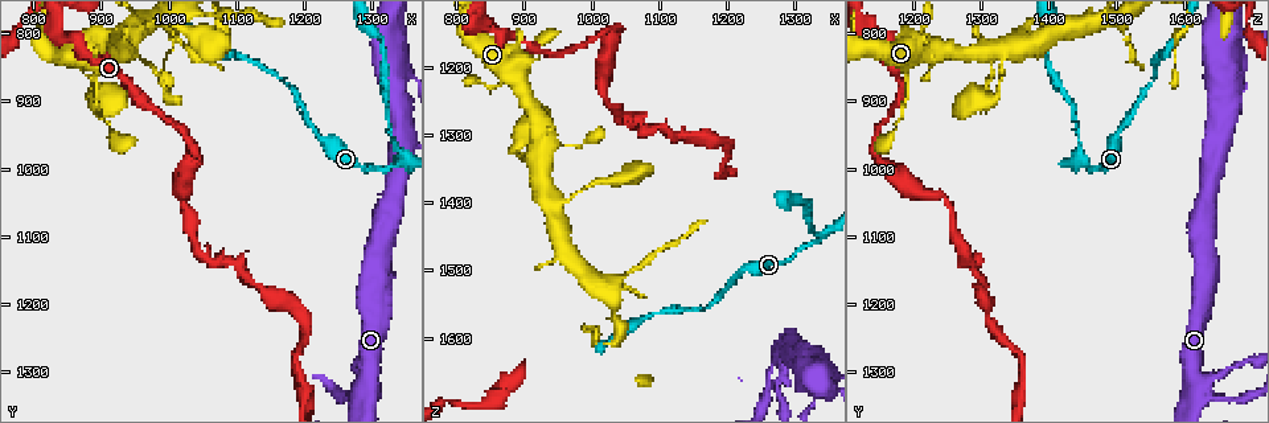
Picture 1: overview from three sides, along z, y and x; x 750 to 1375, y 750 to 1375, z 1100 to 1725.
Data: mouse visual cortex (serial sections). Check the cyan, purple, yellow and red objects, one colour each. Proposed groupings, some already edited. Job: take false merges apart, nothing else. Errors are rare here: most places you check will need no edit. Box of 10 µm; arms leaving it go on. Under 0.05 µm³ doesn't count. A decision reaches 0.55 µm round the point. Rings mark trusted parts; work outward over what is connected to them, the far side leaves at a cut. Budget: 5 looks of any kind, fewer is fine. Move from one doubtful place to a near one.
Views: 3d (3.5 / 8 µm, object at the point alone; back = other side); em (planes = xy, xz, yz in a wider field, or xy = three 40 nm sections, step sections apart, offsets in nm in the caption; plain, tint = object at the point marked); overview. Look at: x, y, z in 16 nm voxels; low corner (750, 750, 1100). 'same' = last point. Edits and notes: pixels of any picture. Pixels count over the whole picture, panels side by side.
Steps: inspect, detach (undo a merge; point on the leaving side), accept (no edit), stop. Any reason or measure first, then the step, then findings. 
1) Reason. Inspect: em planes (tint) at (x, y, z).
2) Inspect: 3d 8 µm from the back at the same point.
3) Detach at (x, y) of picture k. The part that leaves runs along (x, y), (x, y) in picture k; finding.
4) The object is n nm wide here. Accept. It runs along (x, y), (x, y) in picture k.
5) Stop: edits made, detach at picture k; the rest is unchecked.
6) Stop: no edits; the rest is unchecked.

Sudden change in width. Inspect: 3d 3.5 µm at (1030, 970, 1140).

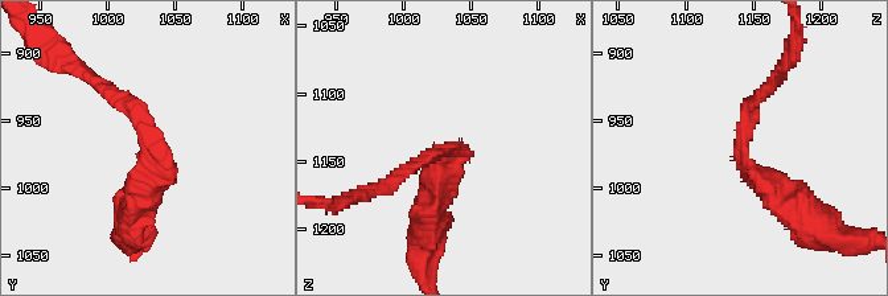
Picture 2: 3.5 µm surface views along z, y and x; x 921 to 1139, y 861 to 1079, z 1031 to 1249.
The arms are 150, 300 nm wide; need the tissue. Inspect: em xy step 1 (tint) at (1032, 974, 1144).

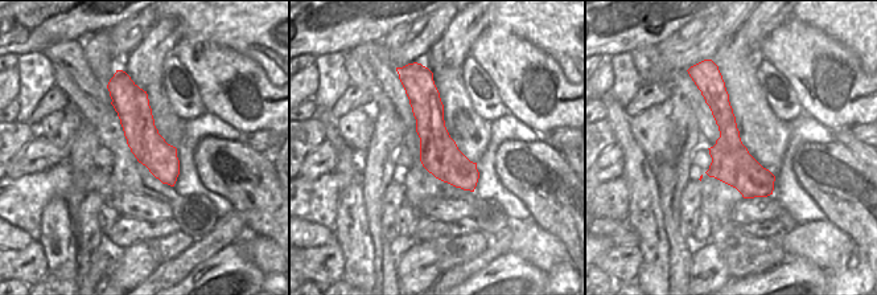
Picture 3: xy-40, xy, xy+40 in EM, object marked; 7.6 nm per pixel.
Accept. All the same cell.

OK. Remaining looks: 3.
Three-way junction. Inspect: 3d 3.5 µm from the back at (1335, 995, 1455).

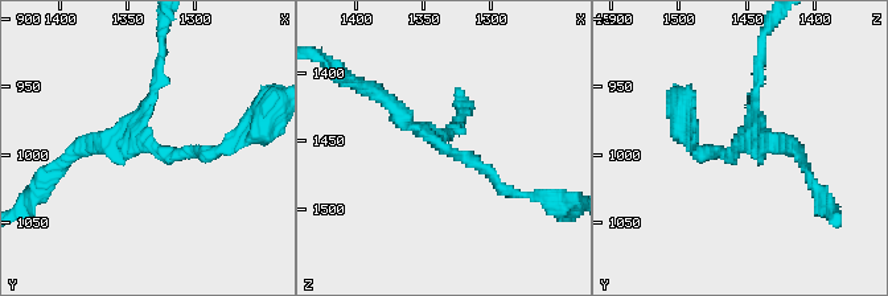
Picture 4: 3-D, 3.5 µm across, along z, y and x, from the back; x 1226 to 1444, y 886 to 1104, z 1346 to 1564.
Need the tissue. Inspect: em xy step 3 (tint) at (1334, 996, 1452).

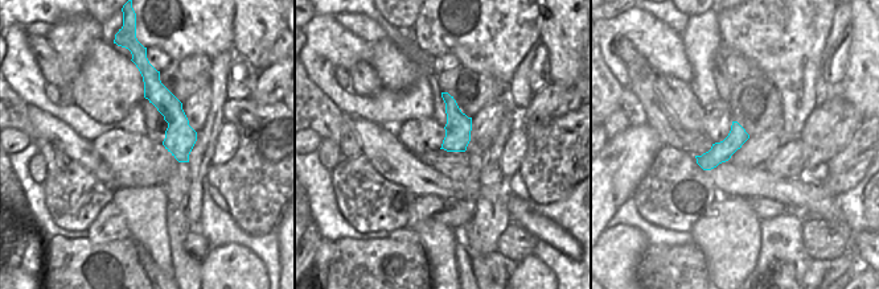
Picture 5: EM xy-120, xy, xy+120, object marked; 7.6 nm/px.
The arms are 100, 150, 200 nm wide. Accept. It runs along (694, 151), (748, 139), (759, 70) in picture 4; one cell here.

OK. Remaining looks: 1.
Stop: no edits; the rest is unchecked.

